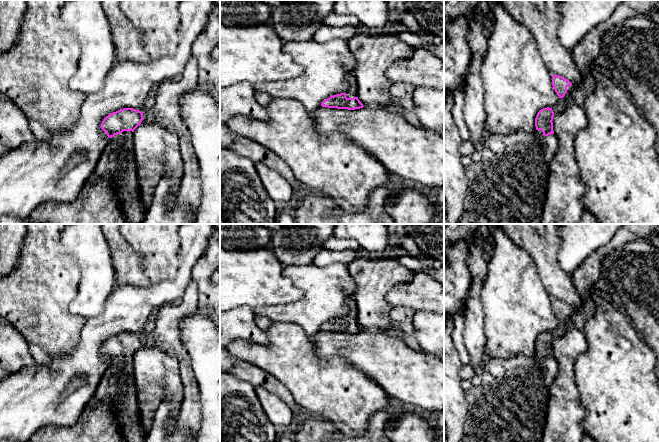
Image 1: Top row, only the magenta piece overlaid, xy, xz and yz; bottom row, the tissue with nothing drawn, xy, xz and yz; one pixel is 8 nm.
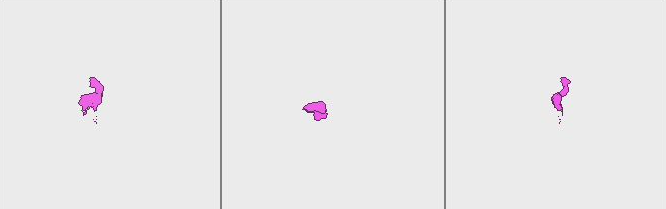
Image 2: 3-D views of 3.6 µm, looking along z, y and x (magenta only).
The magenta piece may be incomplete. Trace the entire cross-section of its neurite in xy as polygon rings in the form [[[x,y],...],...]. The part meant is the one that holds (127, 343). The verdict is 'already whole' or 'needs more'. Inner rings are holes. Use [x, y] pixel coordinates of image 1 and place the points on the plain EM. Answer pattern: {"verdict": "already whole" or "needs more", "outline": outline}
{"verdict": "needs more", "outline": [[[123,332],[110,337],[101,347],[101,353],[111,363],[101,378],[94,397],[100,401],[107,401],[112,406],[124,442],[144,442],[146,437],[138,406],[133,364],[134,354],[143,343],[143,336],[133,332]]]}

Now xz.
{"verdict": "needs more", "outline": [[[354,298],[348,299],[348,307],[349,311],[346,317],[330,320],[322,326],[321,330],[348,334],[363,332],[363,328],[357,321],[358,308]]]}

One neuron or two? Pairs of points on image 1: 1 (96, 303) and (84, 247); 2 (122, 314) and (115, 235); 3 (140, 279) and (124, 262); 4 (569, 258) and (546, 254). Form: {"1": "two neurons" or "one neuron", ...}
{"1": "one neuron", "2": "two neurons", "3": "one neuron", "4": "two neurons"}

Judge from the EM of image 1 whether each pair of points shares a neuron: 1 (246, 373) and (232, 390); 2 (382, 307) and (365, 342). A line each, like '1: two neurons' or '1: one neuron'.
1: two neurons
2: two neurons

